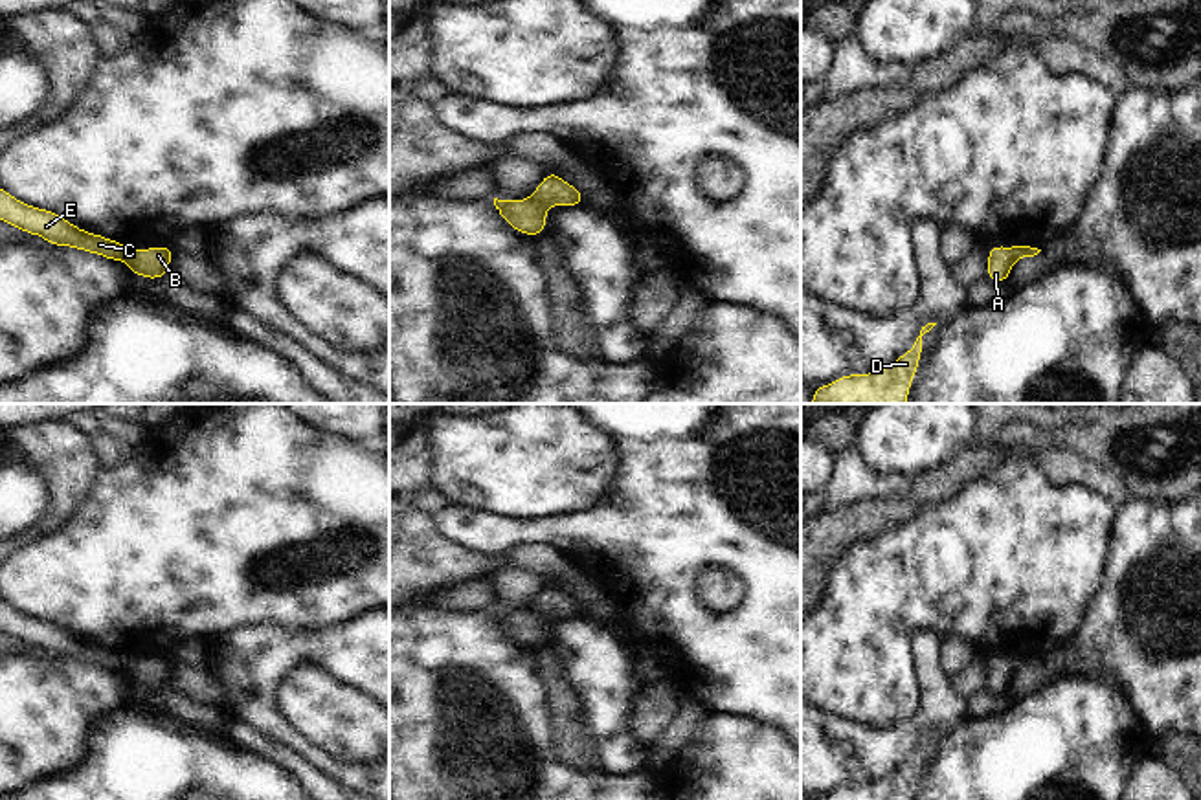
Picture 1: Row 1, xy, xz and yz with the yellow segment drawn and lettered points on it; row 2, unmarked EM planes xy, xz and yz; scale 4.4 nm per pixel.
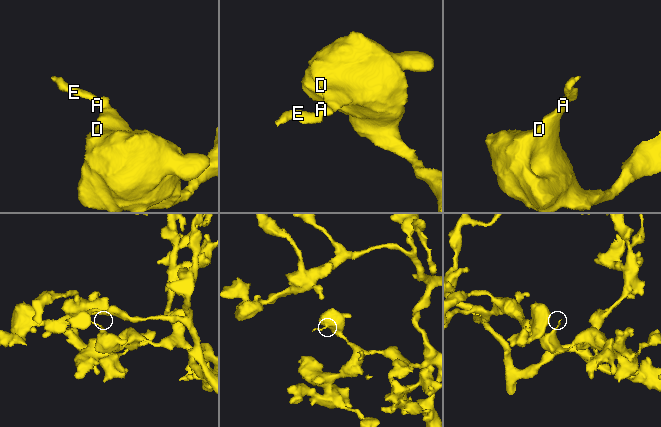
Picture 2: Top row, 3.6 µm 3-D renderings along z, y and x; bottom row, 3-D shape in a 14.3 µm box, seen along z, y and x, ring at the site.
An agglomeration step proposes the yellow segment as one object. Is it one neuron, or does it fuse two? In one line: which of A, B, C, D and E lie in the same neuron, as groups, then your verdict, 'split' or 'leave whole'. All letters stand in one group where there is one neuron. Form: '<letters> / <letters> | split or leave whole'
A B D / C E | split

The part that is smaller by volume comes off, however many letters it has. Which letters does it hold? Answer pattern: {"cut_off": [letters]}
{"cut_off": ["C", "E"]}

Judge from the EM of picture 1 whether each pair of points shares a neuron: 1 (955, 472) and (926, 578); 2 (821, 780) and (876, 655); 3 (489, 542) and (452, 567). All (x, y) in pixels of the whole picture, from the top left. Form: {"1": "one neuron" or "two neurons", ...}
{"1": "two neurons", "2": "two neurons", "3": "two neurons"}

